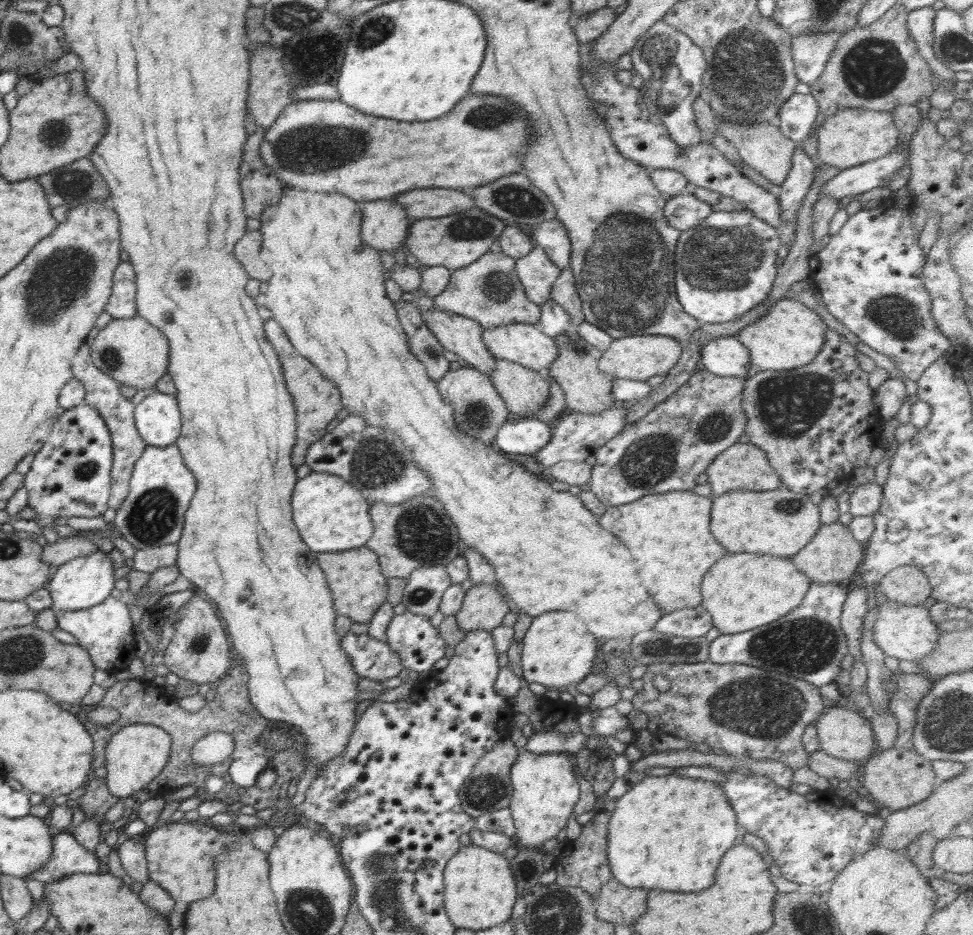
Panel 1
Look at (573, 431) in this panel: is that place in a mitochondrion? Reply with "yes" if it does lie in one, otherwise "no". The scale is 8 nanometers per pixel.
no

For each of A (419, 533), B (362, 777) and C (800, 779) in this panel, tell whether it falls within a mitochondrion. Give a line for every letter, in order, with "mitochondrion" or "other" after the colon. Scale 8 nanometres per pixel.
A: mitochondrion
B: other
C: other

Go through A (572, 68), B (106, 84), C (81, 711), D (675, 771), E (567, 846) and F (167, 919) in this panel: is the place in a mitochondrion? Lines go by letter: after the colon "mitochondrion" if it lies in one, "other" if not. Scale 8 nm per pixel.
A: other
B: other
C: other
D: other
E: other
F: other

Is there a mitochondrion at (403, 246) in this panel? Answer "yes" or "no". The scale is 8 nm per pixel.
no

